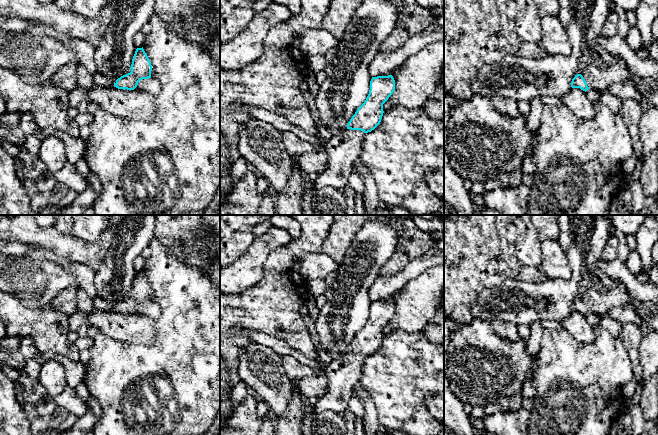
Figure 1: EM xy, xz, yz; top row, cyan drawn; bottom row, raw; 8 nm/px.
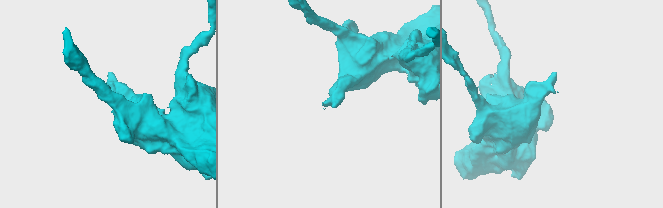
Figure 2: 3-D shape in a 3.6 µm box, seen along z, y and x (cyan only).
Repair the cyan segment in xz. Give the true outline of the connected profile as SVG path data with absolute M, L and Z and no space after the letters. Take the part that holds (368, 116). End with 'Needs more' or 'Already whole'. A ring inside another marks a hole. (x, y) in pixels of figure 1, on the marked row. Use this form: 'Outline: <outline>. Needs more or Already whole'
Outline: M392 75L372 77L369 94L348 122L347 129L326 141L325 148L328 156L328 168L319 175L315 182L309 184L311 187L322 188L330 186L340 190L345 188L348 184L348 178L354 170L354 162L359 159L365 134L371 132L380 124L384 113L383 104L394 91L395 80Z. Needs more

